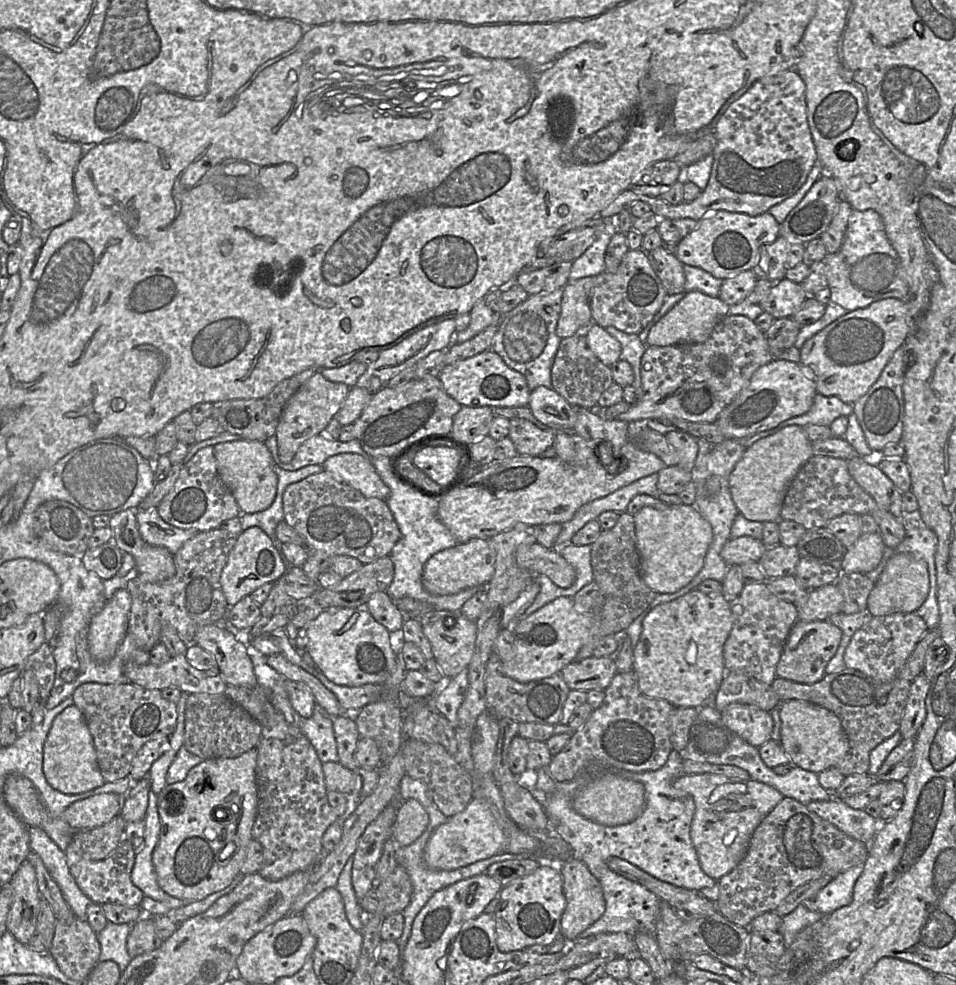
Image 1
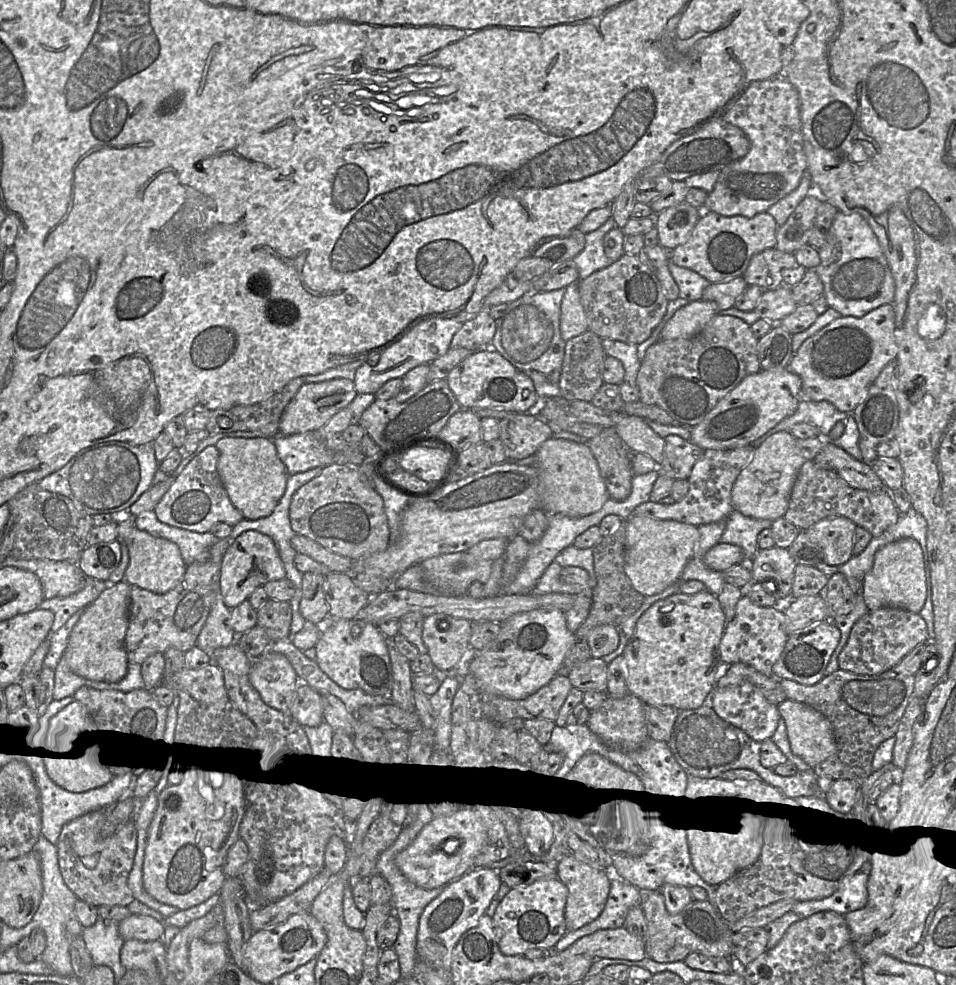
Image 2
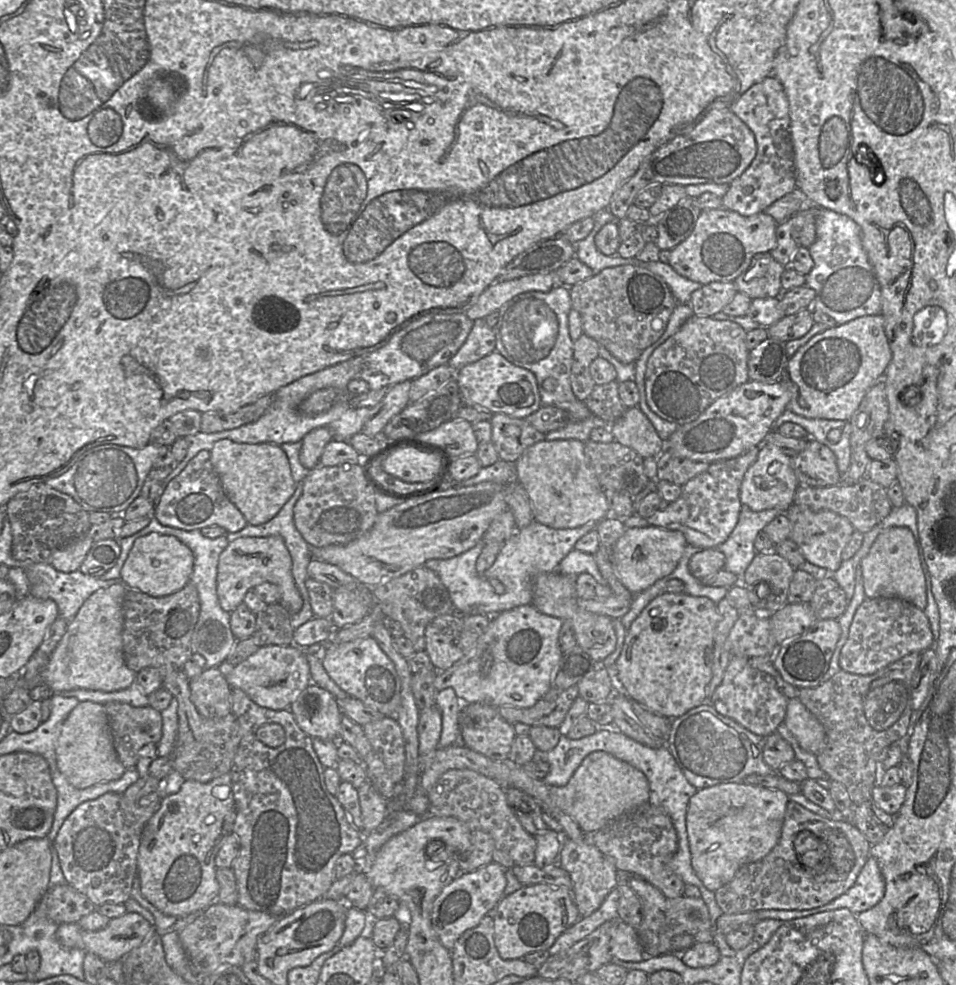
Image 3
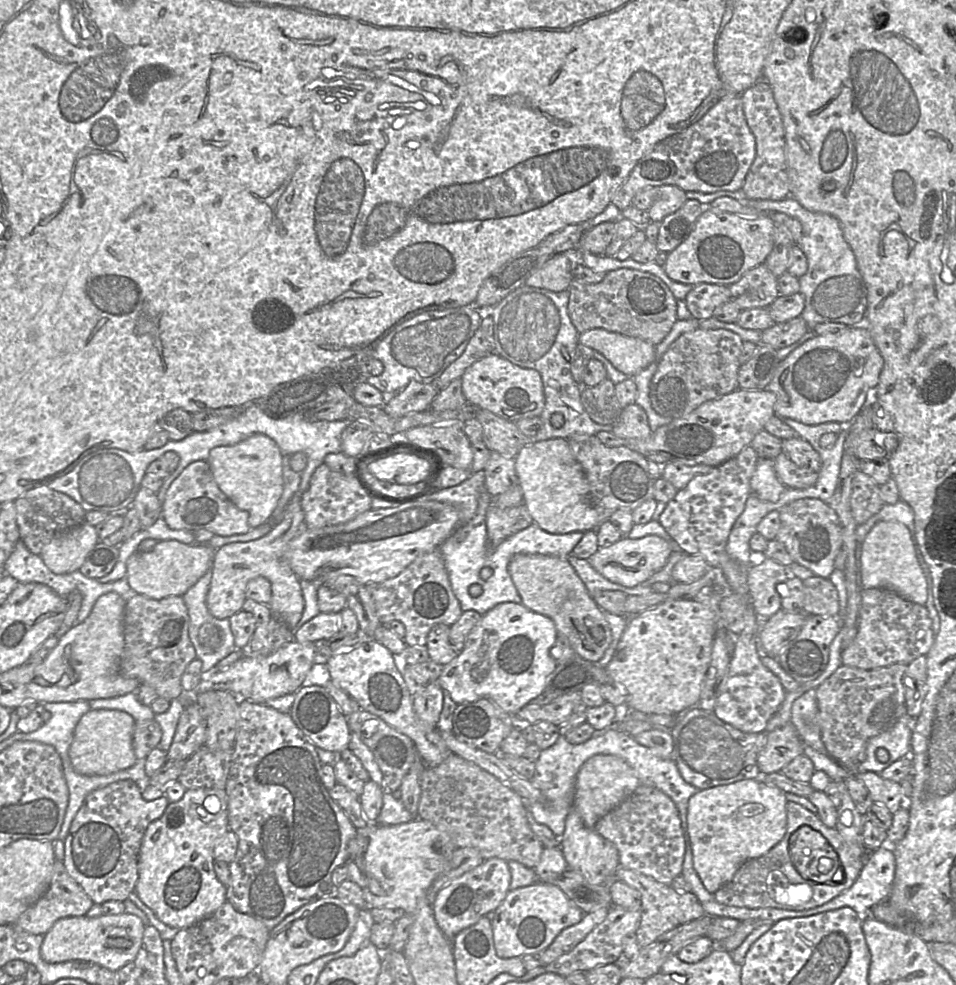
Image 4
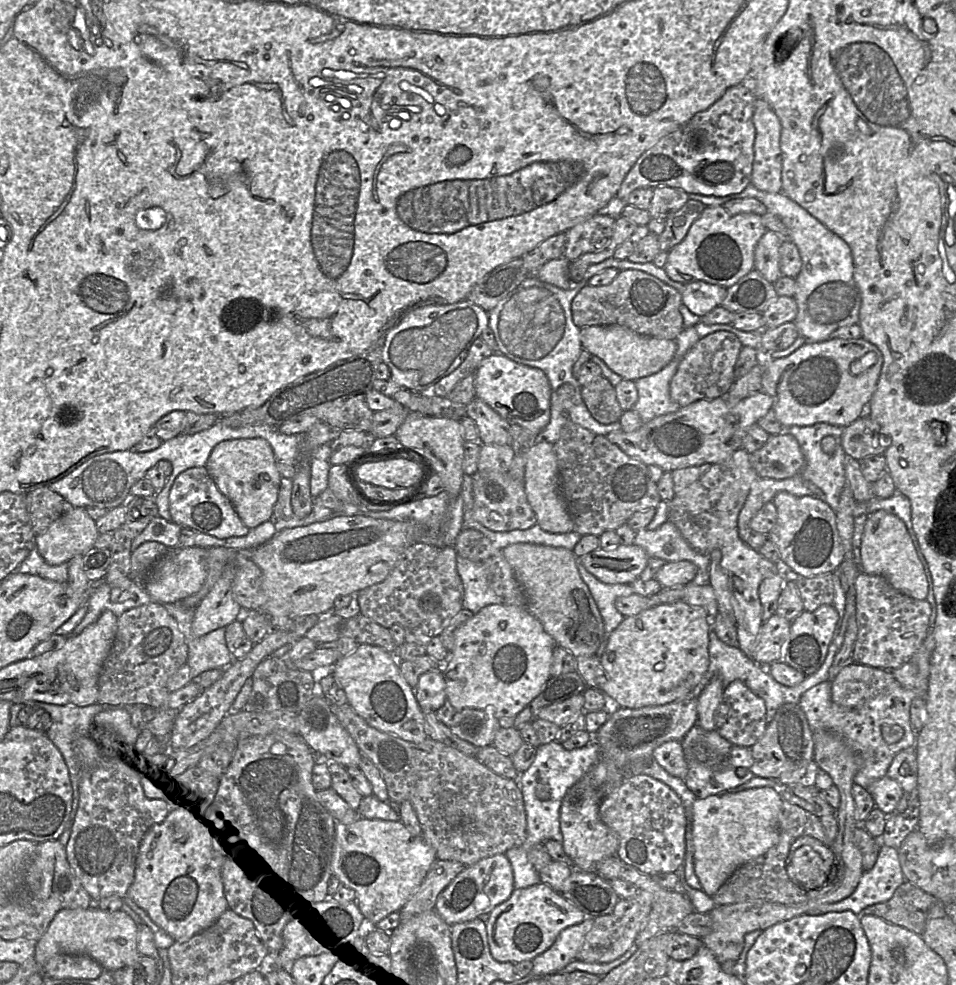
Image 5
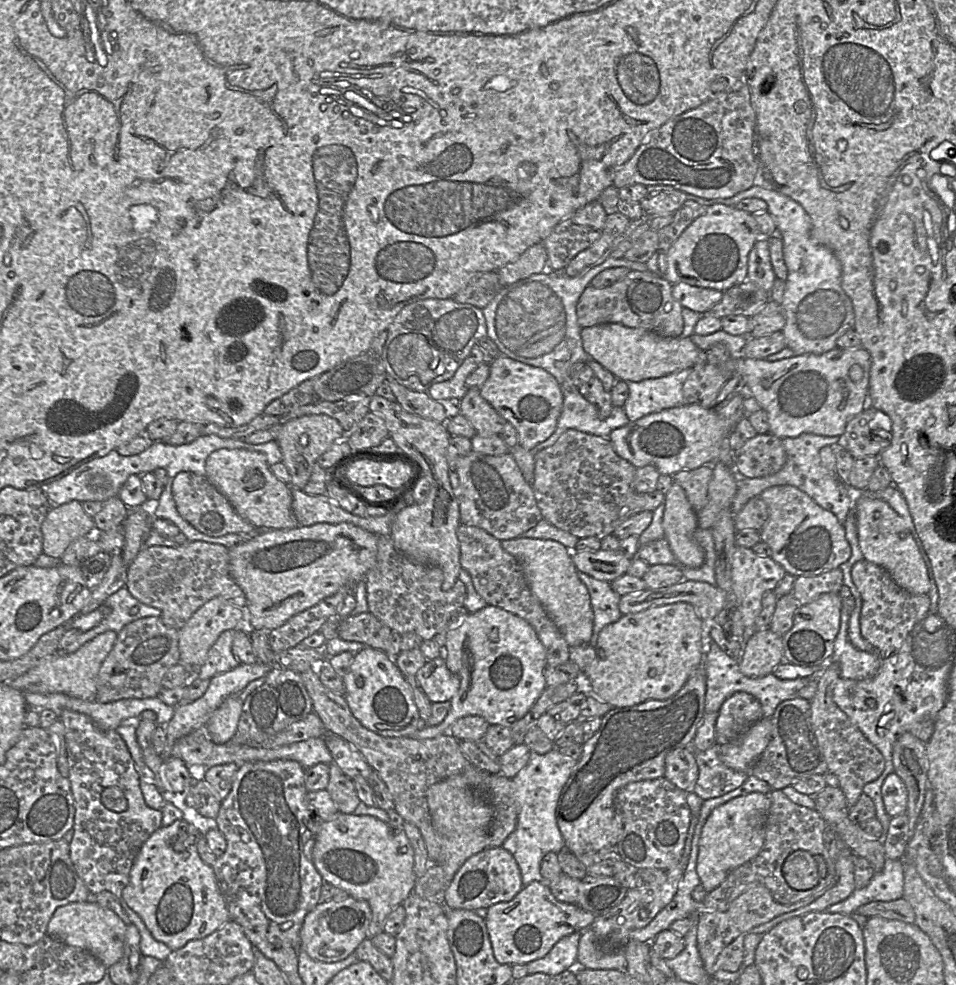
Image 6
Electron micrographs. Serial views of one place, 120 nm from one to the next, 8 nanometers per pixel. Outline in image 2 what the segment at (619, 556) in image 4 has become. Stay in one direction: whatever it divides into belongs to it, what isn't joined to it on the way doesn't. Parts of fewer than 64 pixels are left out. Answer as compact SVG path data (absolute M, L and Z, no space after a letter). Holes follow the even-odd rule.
M646 515L631 516L627 521L624 558L624 571L631 585L645 597L664 591L679 579L698 540L698 527L692 524Z

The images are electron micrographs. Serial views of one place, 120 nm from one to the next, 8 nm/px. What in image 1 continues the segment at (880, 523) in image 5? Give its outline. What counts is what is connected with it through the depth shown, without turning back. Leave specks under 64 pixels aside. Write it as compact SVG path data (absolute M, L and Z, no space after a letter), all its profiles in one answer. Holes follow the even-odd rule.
M895 553L886 563L885 568L875 582L869 594L867 609L873 616L893 613L916 612L926 601L930 590L927 564L910 554Z

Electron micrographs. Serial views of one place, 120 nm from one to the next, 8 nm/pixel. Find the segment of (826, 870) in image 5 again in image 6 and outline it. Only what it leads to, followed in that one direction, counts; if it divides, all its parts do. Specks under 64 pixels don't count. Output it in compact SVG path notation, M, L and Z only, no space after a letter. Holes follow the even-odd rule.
M805 850L794 851L786 858L782 874L787 884L795 890L810 890L819 883L817 862Z

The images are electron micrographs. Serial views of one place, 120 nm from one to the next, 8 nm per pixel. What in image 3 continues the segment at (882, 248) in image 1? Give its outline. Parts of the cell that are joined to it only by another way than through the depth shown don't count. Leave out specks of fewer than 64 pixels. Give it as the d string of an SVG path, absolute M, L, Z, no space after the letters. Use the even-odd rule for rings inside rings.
M817 209L816 239L808 249L814 266L805 280L816 293L809 308L812 314L814 310L822 311L841 325L861 316L881 313L880 284L862 246L861 229L854 220L830 209Z

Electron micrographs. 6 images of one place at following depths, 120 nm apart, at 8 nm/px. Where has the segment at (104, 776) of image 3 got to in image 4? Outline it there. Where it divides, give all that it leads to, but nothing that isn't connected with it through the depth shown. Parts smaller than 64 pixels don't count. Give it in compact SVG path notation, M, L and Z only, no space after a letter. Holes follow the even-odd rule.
M90 709L78 721L69 757L75 772L81 775L109 775L133 766L137 760L133 750L135 721L131 715L118 710Z

